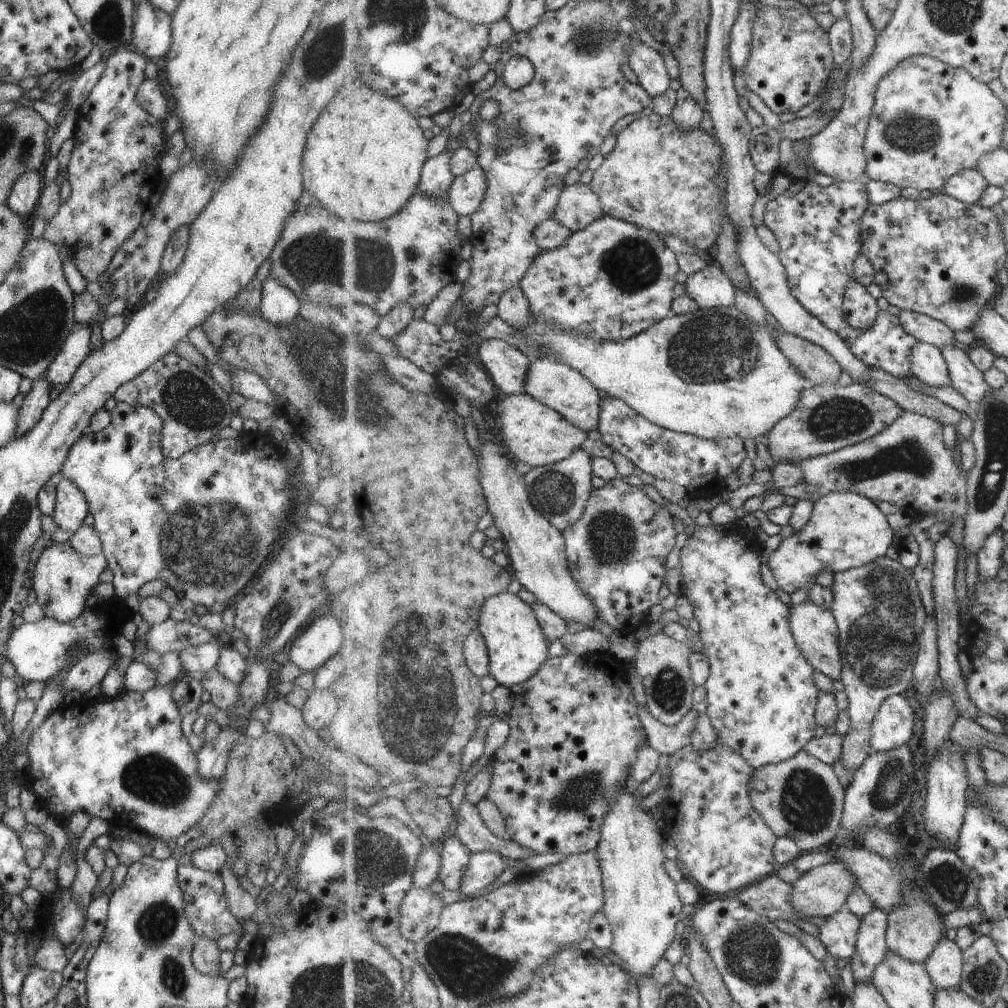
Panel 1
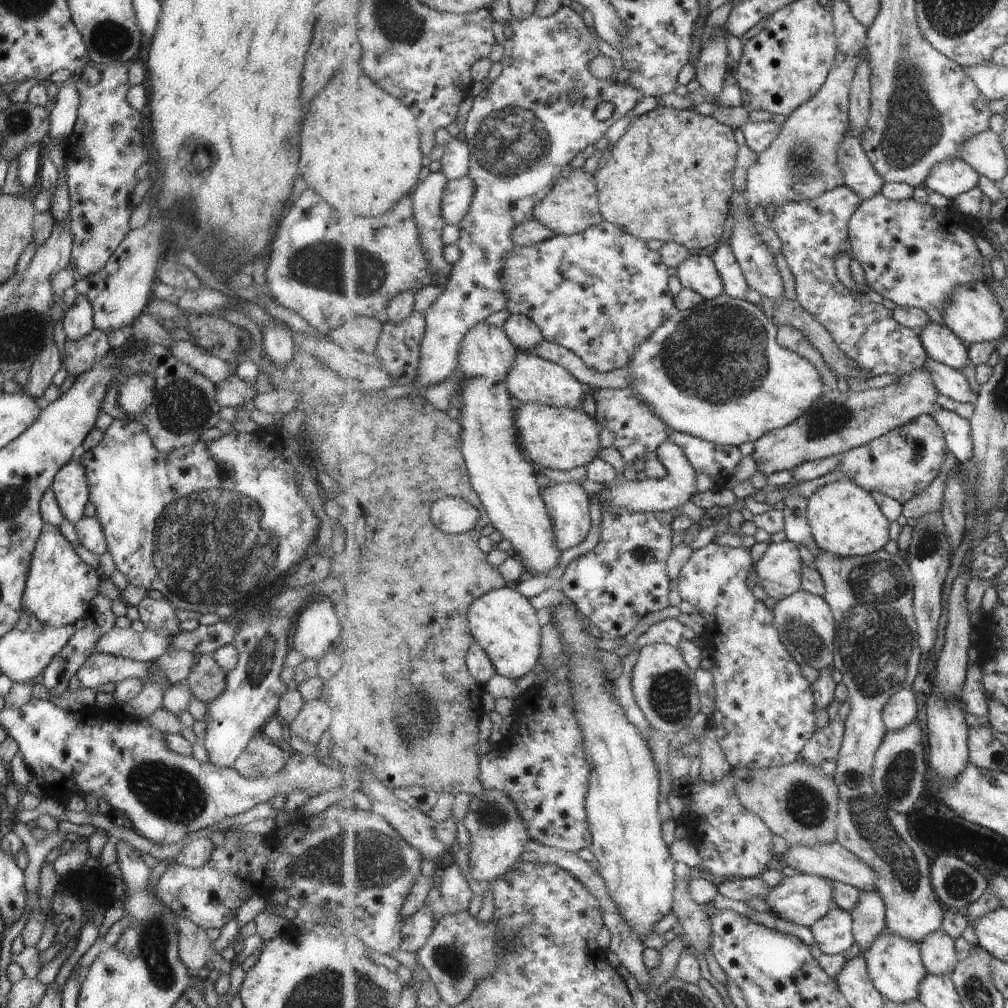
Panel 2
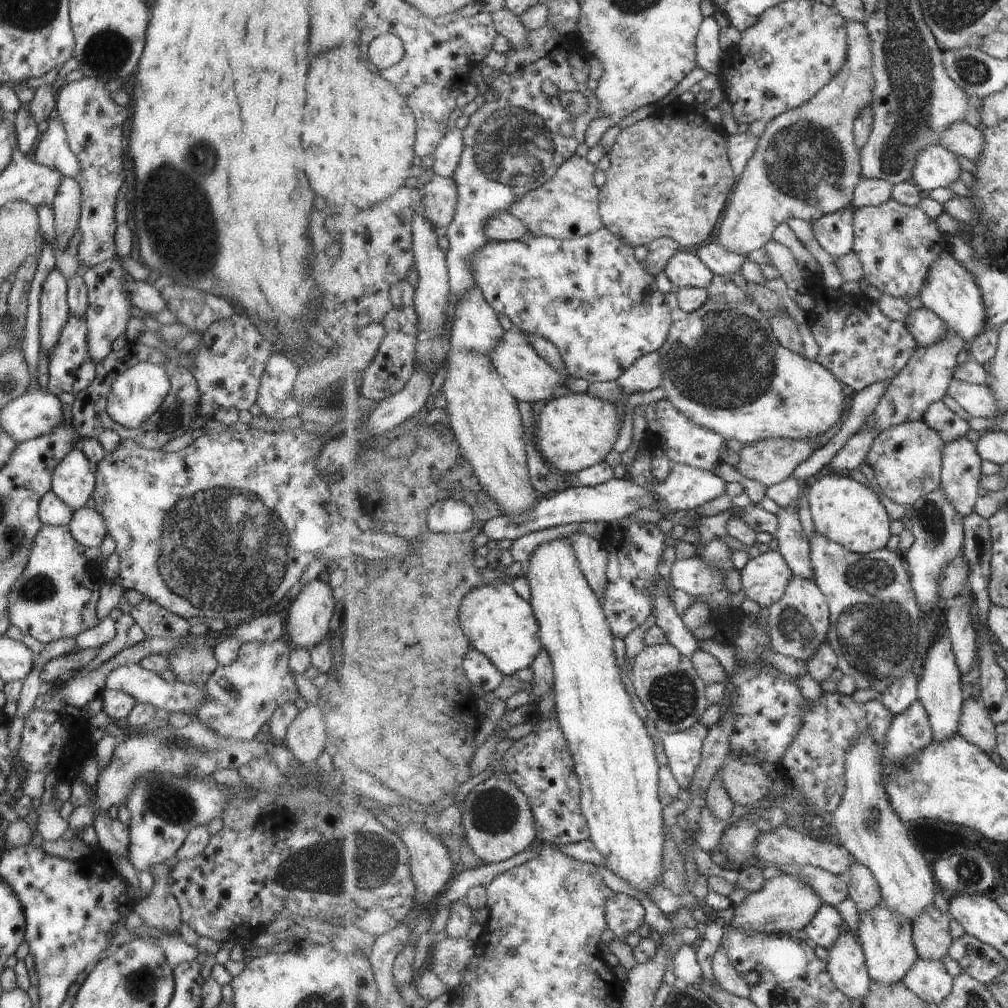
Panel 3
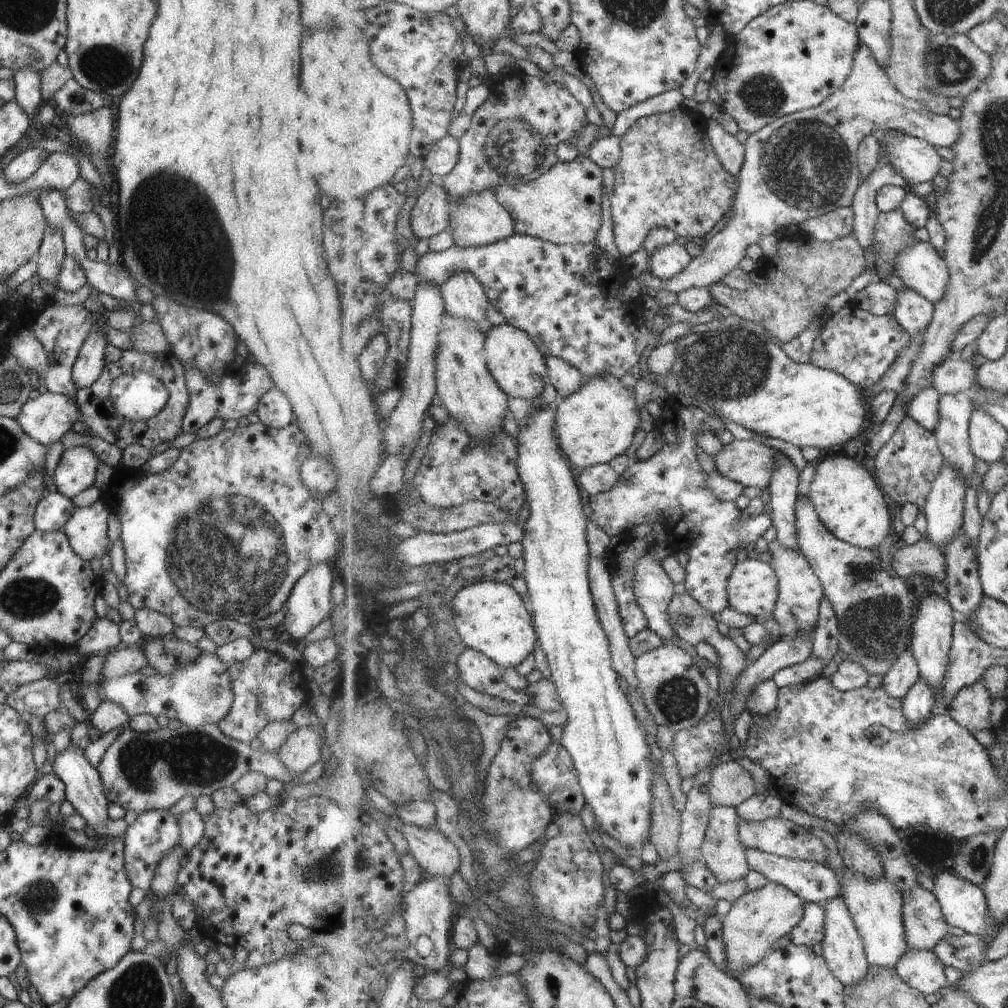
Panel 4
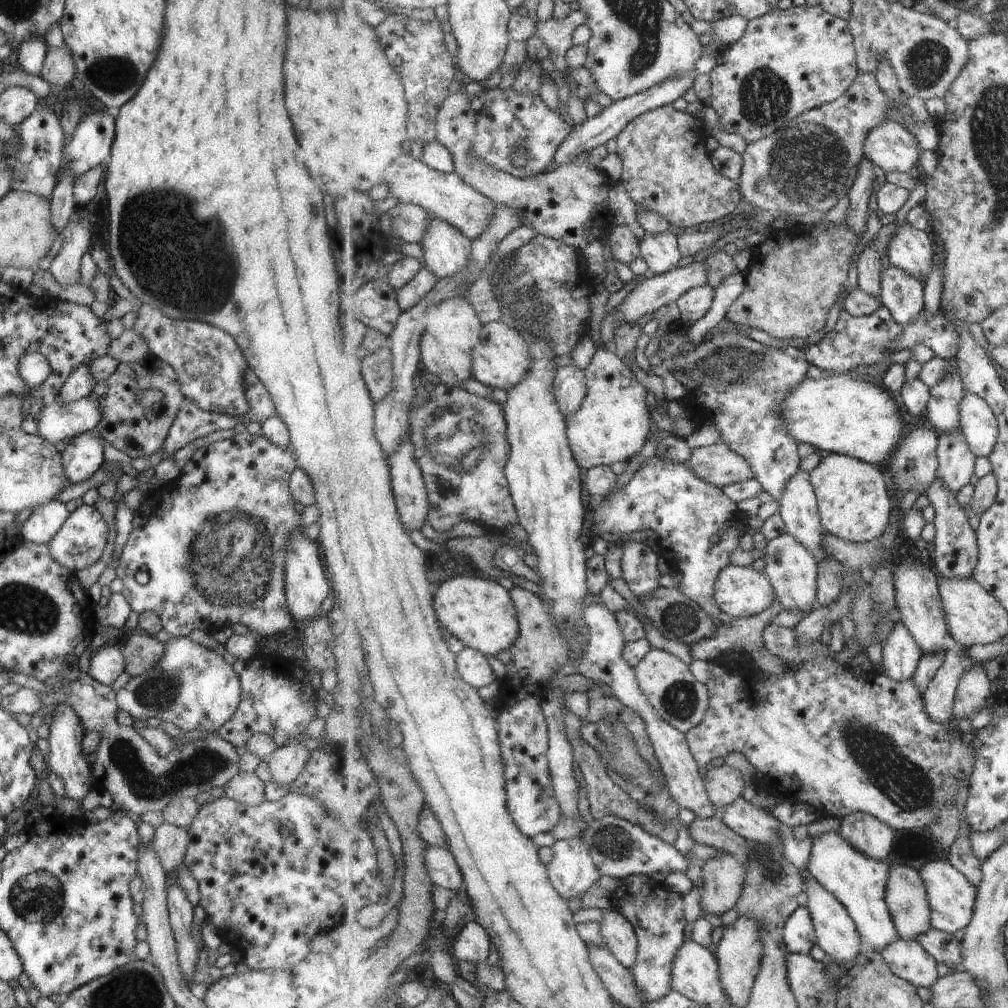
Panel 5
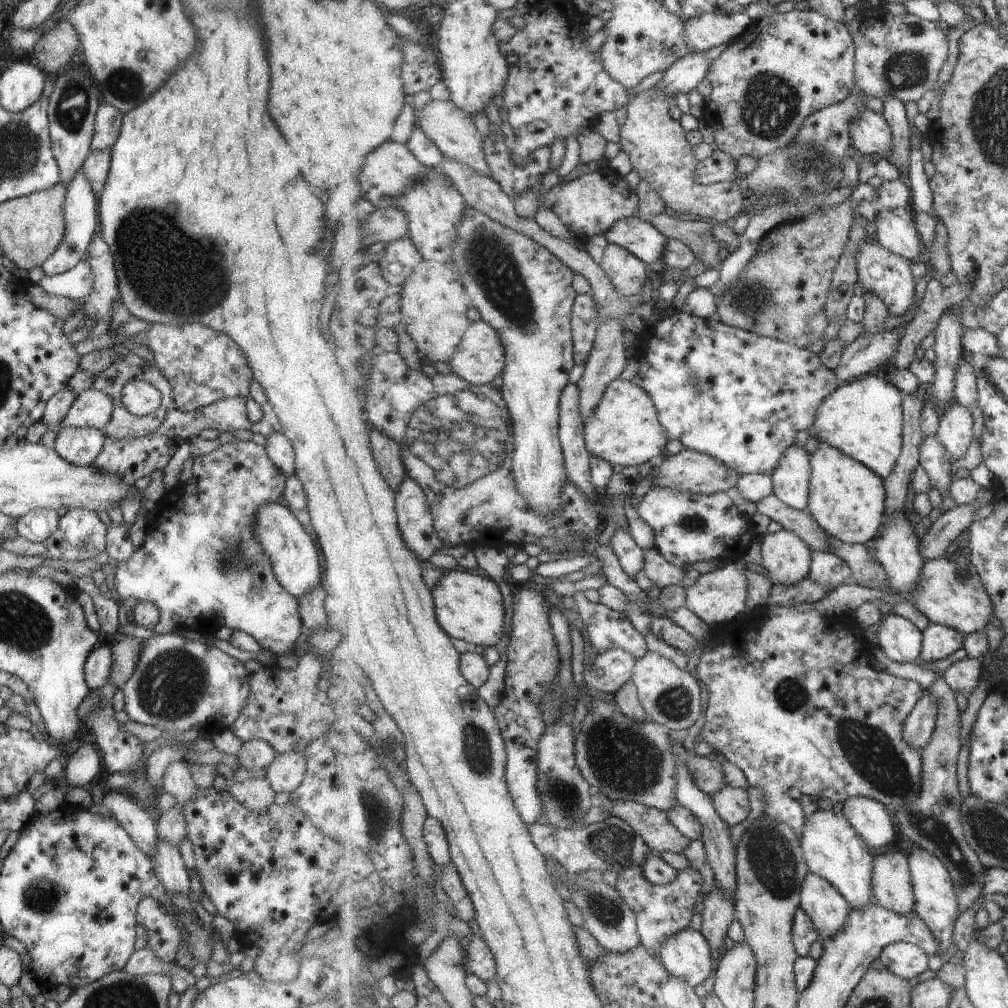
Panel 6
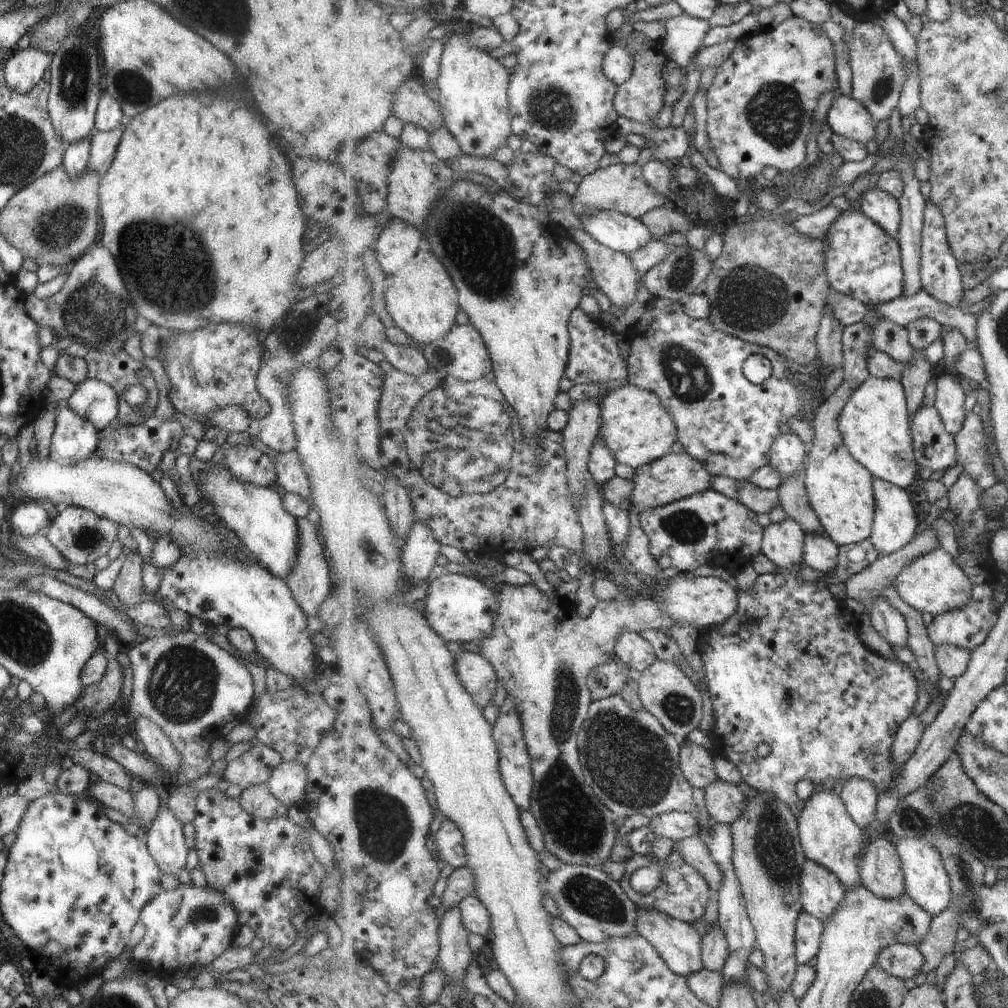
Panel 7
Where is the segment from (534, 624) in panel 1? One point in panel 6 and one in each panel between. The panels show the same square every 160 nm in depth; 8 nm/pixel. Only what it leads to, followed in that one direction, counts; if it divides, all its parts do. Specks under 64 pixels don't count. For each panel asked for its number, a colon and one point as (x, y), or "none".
2: (504, 623)
3: (502, 625)
4: (491, 617)
5: (479, 612)
6: (469, 606)

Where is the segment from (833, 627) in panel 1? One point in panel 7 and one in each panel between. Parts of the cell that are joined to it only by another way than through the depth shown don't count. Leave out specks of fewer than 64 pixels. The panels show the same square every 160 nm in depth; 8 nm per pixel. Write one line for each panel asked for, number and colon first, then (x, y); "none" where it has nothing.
2: (806, 623)
3: (799, 623)
4: (797, 612)
5: (791, 567)
6: (787, 558)
7: (784, 544)

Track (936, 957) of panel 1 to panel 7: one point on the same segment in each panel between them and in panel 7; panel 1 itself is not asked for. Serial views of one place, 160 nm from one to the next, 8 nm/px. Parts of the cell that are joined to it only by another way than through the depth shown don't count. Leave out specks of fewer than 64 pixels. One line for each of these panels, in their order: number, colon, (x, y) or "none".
2: (938, 950)
3: (931, 932)
4: (925, 925)
5: (907, 897)
6: (893, 886)
7: (882, 872)

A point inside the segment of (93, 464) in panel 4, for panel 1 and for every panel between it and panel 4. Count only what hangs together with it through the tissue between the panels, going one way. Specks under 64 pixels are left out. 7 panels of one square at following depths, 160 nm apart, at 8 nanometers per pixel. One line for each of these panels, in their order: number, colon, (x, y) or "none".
1: (70, 507)
2: (69, 486)
3: (72, 481)

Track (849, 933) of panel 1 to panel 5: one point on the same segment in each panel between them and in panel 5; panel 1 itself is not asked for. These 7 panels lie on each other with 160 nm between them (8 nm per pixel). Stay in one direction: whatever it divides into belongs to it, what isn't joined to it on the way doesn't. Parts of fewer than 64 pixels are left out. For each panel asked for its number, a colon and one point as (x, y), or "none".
2: (834, 934)
3: (828, 926)
4: (811, 931)
5: (799, 935)

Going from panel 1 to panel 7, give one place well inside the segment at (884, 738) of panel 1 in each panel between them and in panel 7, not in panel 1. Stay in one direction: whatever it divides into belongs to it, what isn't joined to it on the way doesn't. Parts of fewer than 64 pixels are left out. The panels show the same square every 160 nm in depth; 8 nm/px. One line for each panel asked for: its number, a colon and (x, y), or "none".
2: (901, 710)
3: (903, 694)
4: (904, 674)
5: (902, 654)
6: (901, 641)
7: (888, 619)

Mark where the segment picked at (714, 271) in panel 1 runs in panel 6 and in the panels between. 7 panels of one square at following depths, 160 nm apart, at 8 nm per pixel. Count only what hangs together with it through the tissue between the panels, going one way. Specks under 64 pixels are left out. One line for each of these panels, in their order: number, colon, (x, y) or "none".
2: (698, 272)
3: (685, 269)
4: (667, 262)
5: (660, 251)
6: (641, 238)

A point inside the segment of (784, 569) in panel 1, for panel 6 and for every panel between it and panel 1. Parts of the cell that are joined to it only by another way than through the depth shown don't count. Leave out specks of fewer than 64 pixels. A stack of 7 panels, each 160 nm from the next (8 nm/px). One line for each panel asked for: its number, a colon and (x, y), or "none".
2: (846, 520)
3: (846, 512)
4: (845, 493)
5: (853, 500)
6: (848, 500)

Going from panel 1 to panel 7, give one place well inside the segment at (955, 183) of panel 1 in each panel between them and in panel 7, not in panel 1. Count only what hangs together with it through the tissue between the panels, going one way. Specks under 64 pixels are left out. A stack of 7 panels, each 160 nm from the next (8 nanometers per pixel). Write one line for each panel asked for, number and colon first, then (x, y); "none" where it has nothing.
2: (952, 177)
3: (935, 168)
4: (918, 161)
5: (892, 147)
6: (871, 134)
7: (847, 117)

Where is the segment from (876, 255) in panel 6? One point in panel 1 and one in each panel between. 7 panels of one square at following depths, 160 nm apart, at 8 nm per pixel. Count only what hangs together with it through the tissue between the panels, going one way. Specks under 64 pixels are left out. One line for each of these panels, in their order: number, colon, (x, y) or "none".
1: (966, 377)
2: (942, 344)
3: (926, 327)
4: (915, 313)
5: (902, 293)

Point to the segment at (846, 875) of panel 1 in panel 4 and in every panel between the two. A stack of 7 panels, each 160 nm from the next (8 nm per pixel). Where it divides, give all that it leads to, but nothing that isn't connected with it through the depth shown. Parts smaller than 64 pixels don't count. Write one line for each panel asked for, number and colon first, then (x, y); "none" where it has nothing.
2: (803, 898)
3: (784, 904)
4: (757, 920)

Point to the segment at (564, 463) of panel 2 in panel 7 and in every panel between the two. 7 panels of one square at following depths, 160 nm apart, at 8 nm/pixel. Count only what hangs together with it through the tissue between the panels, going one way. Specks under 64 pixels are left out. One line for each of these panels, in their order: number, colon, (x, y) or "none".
3: (574, 432)
4: (598, 423)
5: (613, 424)
6: (625, 430)
7: (636, 426)

